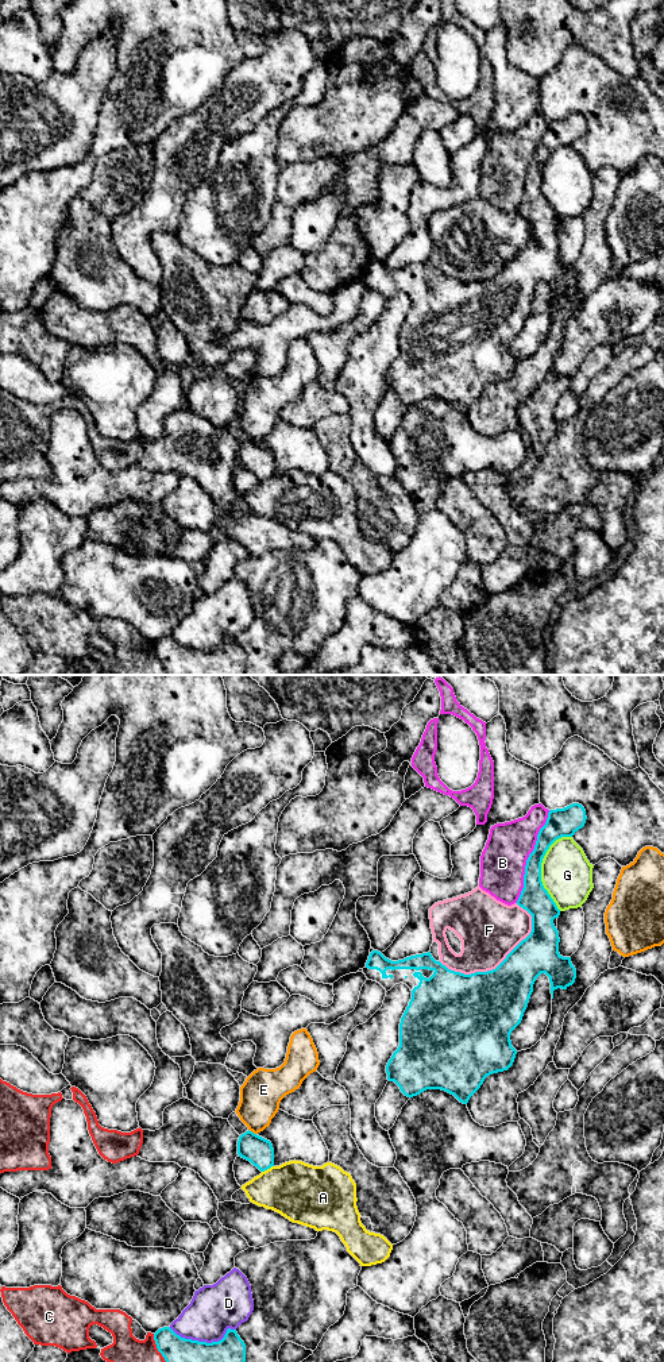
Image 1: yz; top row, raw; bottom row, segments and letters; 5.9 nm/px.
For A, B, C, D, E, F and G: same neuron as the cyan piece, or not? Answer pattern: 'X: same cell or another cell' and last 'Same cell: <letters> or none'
A: another cell
B: another cell
C: another cell
D: another cell
E: another cell
F: another cell
G: another cell
Same cell: none

